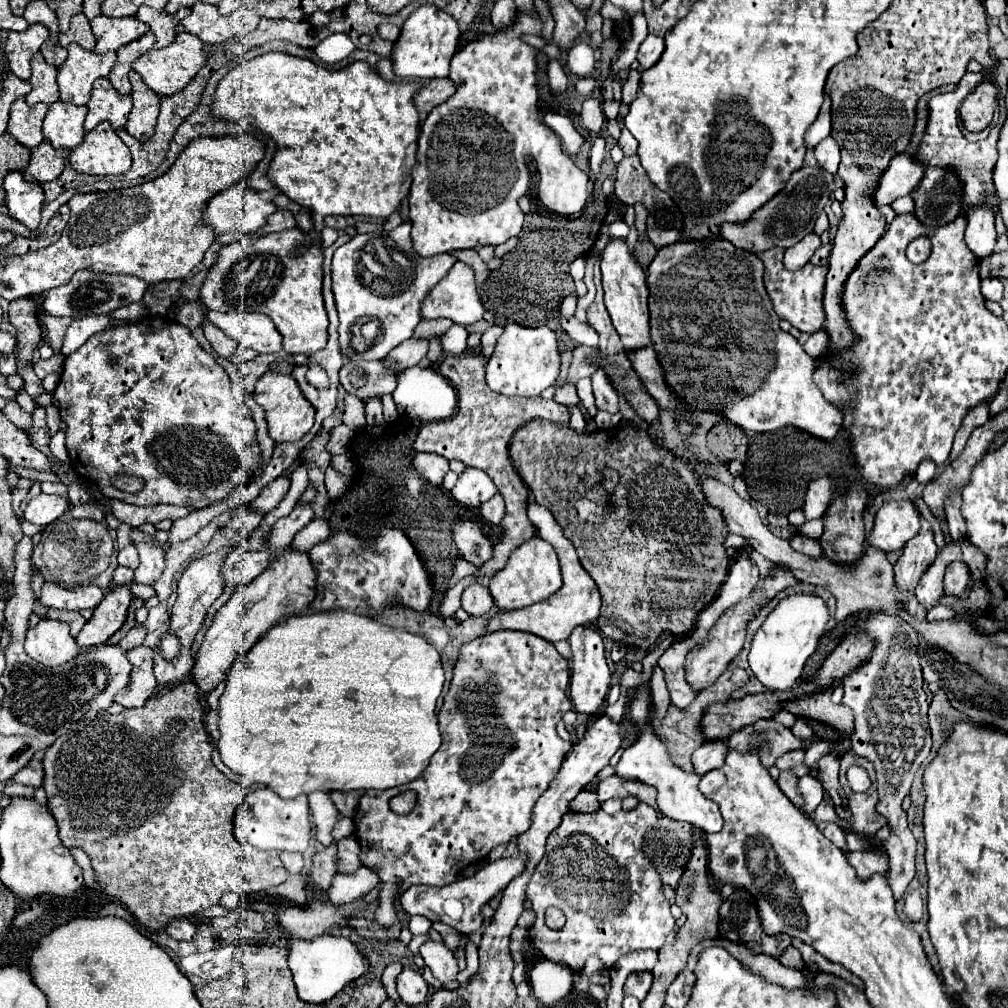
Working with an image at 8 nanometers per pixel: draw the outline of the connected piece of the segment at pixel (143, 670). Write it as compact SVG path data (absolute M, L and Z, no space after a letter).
M137 646L127 654L133 664L133 672L129 684L115 694L115 702L119 702L123 708L137 708L151 698L157 686L153 676L153 650L145 646Z

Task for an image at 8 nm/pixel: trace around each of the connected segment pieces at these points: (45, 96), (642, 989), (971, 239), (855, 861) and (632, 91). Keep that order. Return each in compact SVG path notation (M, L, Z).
M37 52L33 58L31 58L31 86L33 90L25 96L27 98L27 104L53 104L59 100L59 92L57 92L57 68L47 64L43 60L43 56Z
M639 972L639 974L631 974L623 986L623 994L625 996L635 996L637 1000L643 1000L647 996L647 990L651 988L653 976L649 972Z
M977 206L977 210L973 210L967 220L969 224L965 230L965 244L979 260L983 260L993 252L997 240L995 224L993 224L995 216L987 208Z
M867 848L867 850L859 850L859 852L851 852L847 856L849 864L855 868L859 878L871 878L873 874L883 874L887 872L887 858L877 852L875 848Z
M629 70L629 78L625 80L623 84L623 102L625 104L631 104L635 100L635 94L637 94L637 88L639 88L639 72L637 70Z

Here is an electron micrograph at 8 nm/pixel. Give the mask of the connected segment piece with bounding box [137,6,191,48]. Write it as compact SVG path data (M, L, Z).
M141 6L139 12L137 12L137 18L145 24L149 24L151 32L155 34L157 42L155 42L155 48L165 48L169 44L173 44L177 32L175 32L175 26L179 24L179 20L183 20L191 10L189 8L181 8L177 14L167 14L165 10L153 10L149 6Z

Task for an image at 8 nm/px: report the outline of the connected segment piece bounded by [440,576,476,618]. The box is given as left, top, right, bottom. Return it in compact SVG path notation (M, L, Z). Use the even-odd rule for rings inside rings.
M467 576L461 579L453 588L447 590L440 606L440 614L443 618L454 617L455 612L461 607L463 590L475 581L476 577Z

